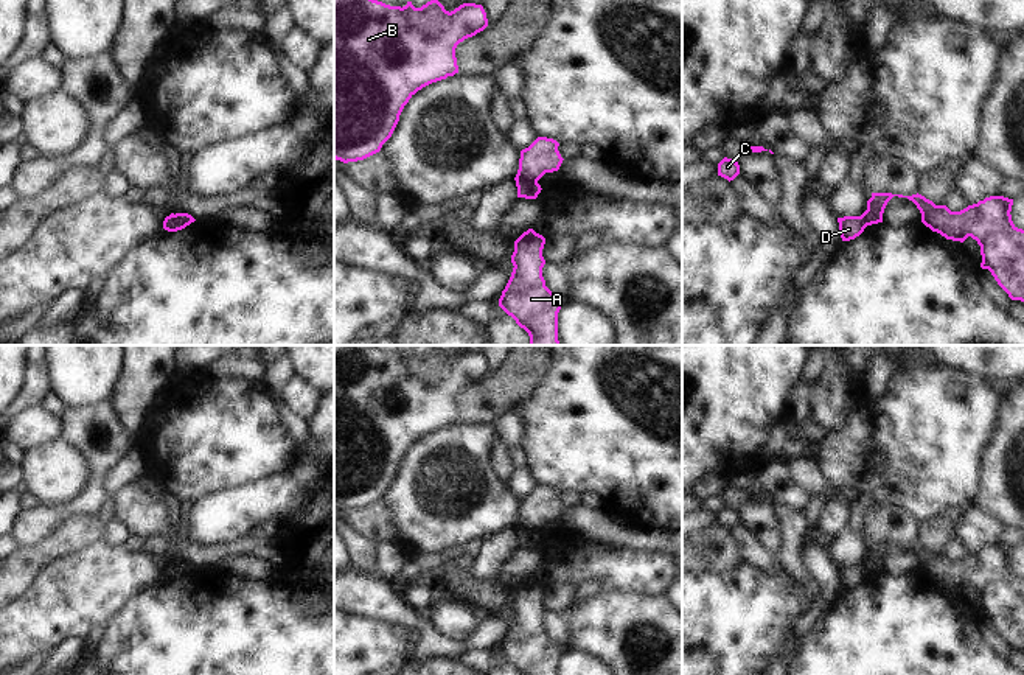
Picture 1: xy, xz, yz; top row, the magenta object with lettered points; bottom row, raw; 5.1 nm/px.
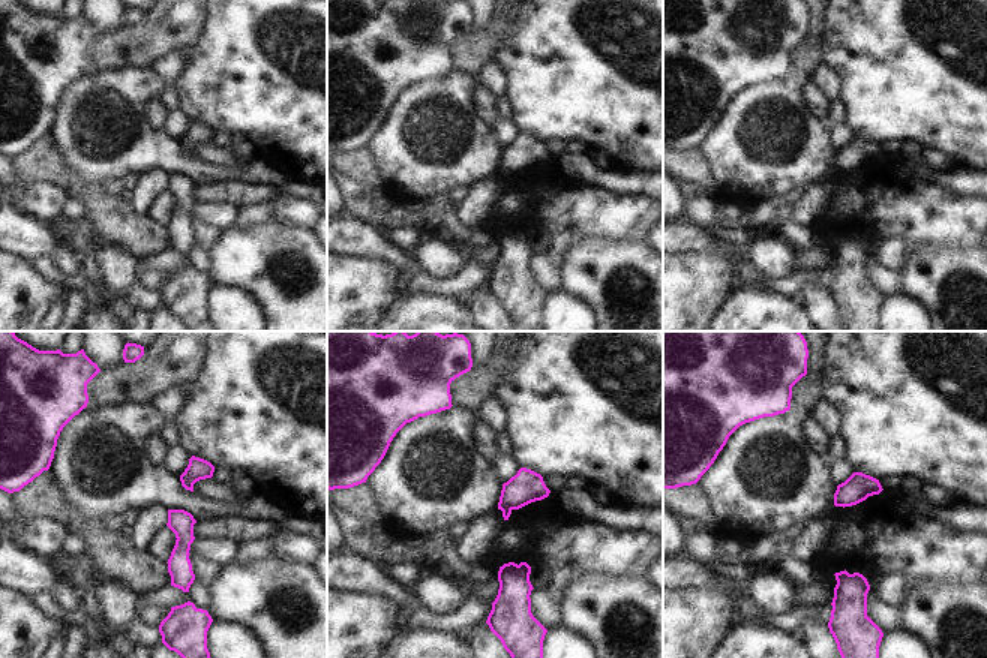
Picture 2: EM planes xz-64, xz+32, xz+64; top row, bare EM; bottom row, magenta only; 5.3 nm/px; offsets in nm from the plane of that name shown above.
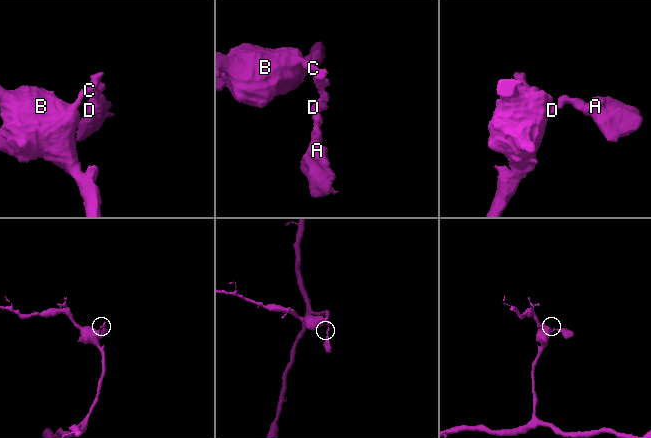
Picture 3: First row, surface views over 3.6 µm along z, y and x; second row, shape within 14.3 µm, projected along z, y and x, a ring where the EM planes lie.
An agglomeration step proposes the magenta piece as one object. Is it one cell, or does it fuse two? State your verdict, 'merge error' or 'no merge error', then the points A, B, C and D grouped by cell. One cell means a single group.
merge error; groups A / B C D

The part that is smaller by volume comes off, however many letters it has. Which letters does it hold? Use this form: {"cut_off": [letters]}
{"cut_off": ["A"]}

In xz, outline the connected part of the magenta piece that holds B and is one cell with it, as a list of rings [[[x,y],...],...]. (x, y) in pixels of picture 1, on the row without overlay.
[[[334,345],[334,507],[348,512],[379,501],[409,448],[423,435],[458,421],[457,393],[486,375],[486,361],[475,351],[463,351],[449,361],[437,347],[421,356],[412,350],[401,356],[371,345]]]

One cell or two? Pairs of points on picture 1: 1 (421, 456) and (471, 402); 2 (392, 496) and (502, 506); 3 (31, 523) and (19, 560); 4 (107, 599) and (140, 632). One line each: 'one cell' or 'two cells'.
1: two cells
2: one cell
3: two cells
4: two cells

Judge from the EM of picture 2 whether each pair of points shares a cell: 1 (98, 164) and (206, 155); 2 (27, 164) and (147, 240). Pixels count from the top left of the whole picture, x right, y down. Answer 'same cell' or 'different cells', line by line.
1: different cells
2: same cell

